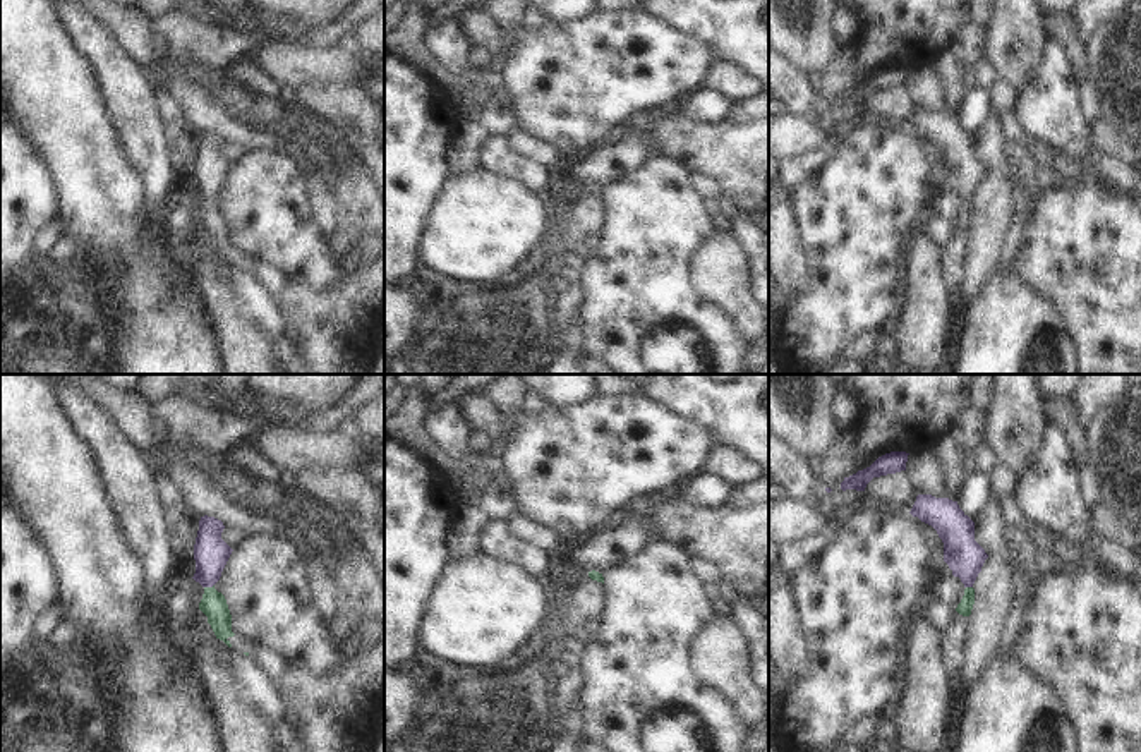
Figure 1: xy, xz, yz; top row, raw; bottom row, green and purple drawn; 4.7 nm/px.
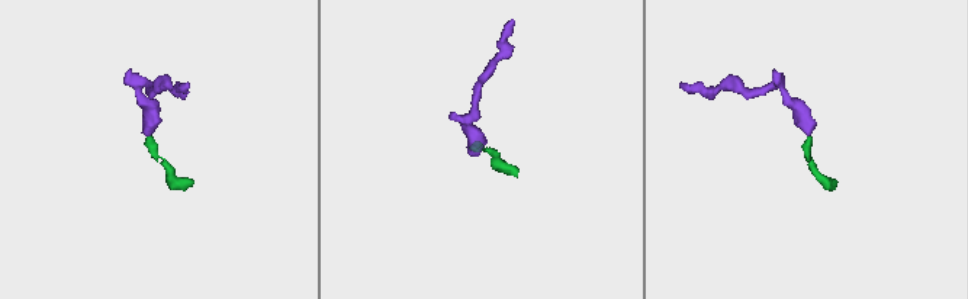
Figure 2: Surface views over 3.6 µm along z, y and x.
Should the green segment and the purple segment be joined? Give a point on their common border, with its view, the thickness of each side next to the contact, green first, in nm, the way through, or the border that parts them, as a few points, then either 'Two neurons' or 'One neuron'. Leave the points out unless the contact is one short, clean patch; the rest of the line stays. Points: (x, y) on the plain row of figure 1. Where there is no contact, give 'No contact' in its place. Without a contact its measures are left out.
Touches green at xy (208, 203). Thickness 120 nm (green) against 160 nm. Path across: xy (213, 220), (208, 203), (211, 169). One neuron

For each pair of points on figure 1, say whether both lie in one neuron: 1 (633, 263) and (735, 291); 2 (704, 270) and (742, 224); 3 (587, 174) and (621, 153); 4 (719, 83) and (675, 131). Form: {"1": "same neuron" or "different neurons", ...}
{"1": "different neurons", "2": "different neurons", "3": "same neuron", "4": "different neurons"}

